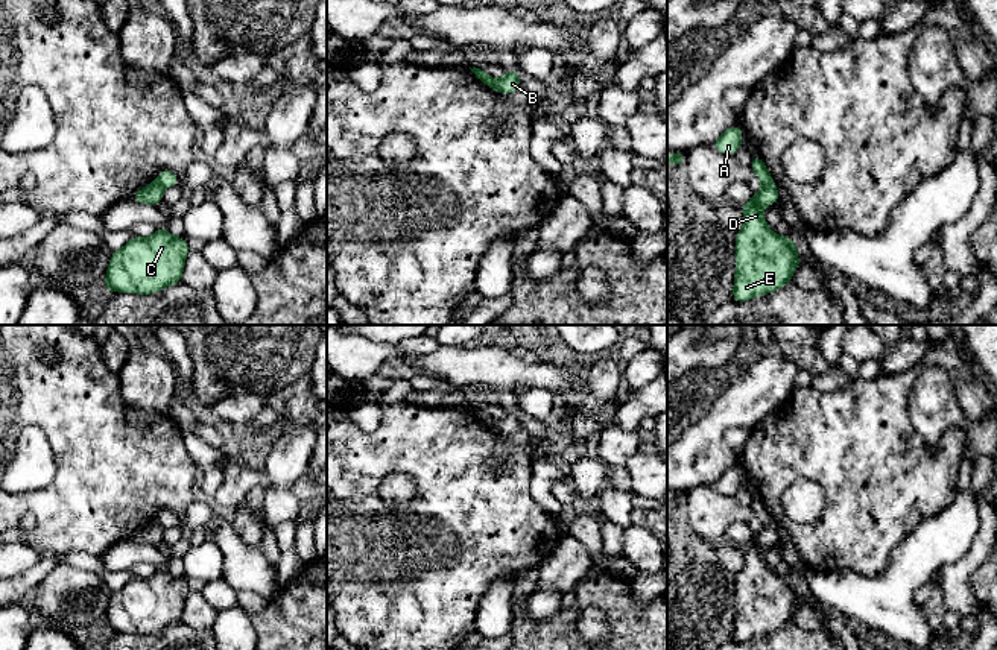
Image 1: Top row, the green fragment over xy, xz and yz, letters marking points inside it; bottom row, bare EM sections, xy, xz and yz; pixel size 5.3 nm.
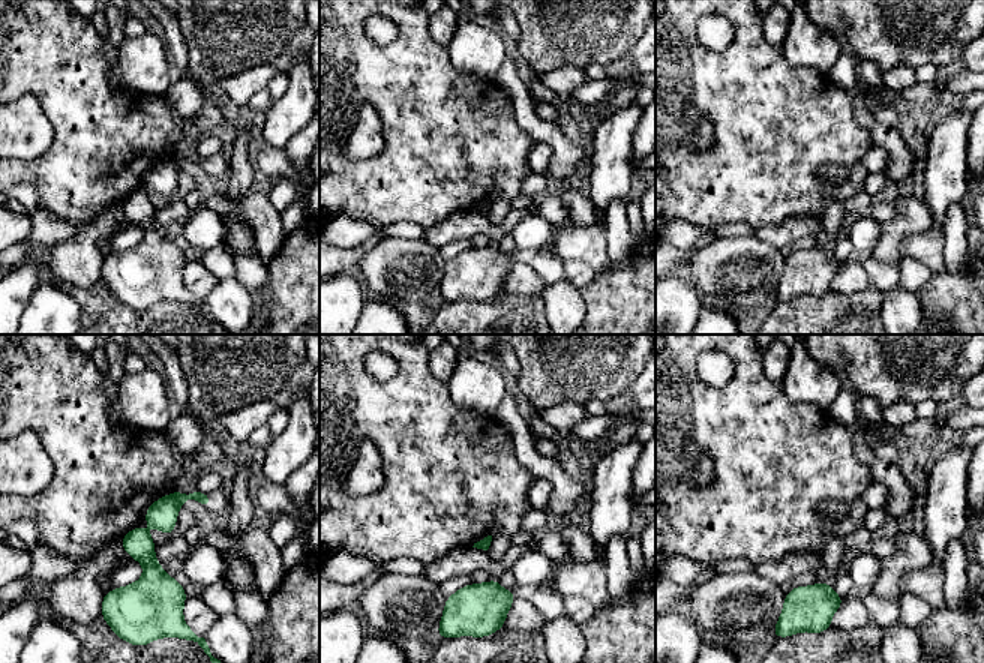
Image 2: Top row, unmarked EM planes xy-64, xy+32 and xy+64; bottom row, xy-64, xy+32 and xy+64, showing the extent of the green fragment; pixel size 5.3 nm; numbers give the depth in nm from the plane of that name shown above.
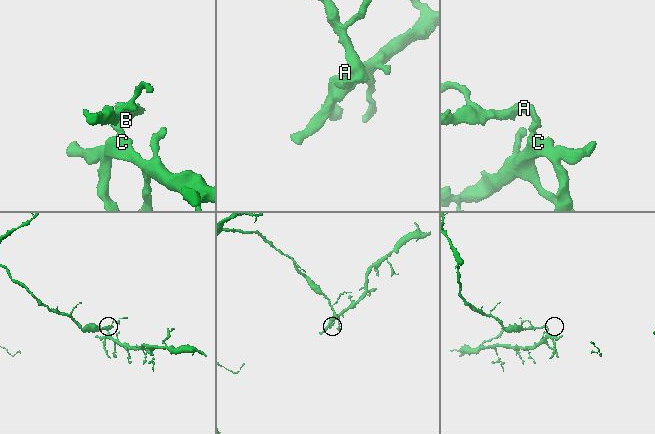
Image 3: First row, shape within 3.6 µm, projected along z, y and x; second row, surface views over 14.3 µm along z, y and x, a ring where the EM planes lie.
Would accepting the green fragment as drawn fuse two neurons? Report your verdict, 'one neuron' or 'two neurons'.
two neurons

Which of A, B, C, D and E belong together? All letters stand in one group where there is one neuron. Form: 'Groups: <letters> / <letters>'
Groups: A B / C D E

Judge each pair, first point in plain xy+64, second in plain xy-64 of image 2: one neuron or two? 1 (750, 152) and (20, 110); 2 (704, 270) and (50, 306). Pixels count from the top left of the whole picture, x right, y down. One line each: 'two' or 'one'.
1: two
2: two

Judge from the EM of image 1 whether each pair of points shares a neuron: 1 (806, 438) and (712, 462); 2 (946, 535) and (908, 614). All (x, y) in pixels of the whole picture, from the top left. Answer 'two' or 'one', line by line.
1: two
2: one

